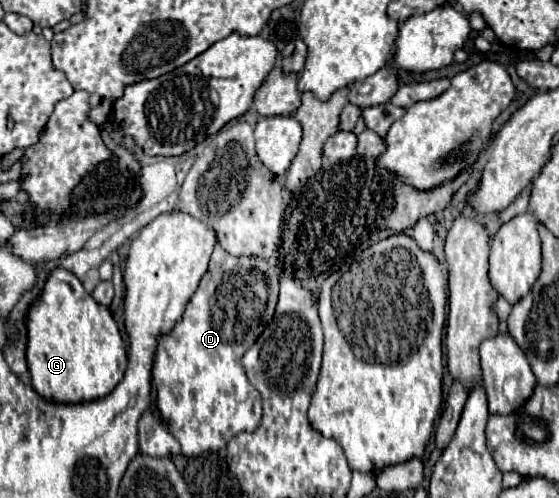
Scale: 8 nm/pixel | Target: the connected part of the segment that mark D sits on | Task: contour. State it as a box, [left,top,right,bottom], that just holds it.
[152,252,278,456]

